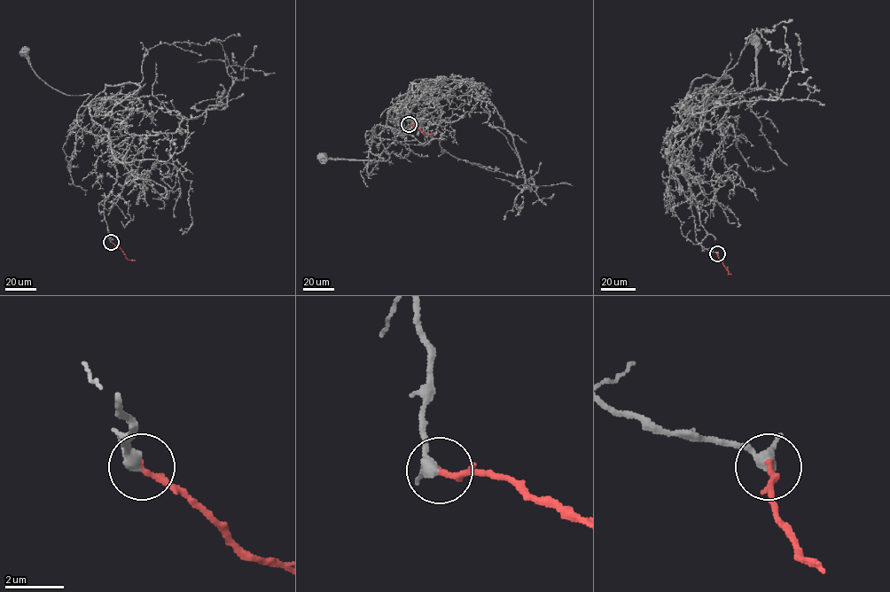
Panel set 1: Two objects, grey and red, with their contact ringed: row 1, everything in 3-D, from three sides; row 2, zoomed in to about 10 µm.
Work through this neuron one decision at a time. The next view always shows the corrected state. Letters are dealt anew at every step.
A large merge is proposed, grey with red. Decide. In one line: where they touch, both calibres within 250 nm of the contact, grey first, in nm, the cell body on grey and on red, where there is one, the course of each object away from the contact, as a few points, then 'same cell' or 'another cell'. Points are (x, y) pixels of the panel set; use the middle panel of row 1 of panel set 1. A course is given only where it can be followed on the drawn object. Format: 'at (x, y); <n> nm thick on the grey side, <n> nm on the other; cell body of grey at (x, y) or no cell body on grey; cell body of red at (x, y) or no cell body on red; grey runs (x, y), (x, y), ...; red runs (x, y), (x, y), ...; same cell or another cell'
at (409, 124); 320 nm thick on the grey side, 220 nm on the other; cell body of grey at (322, 157); no cell body on red; grey runs (409, 124), (402, 104), (414, 100), (411, 84), (406, 105), (387, 113), (379, 136), (387, 159), (322, 156); red runs (409, 124), (433, 136); same cell

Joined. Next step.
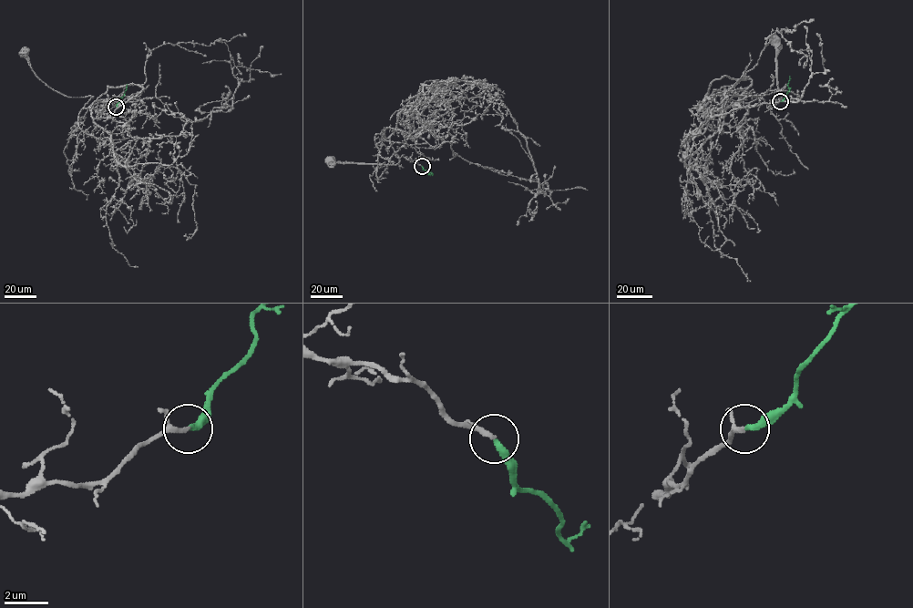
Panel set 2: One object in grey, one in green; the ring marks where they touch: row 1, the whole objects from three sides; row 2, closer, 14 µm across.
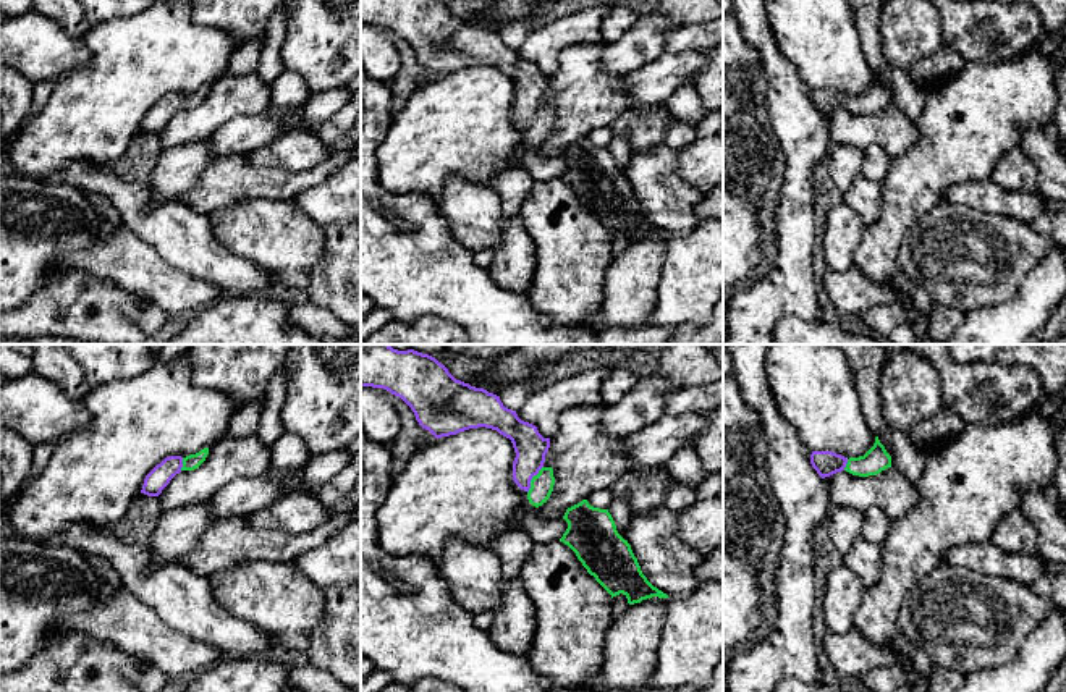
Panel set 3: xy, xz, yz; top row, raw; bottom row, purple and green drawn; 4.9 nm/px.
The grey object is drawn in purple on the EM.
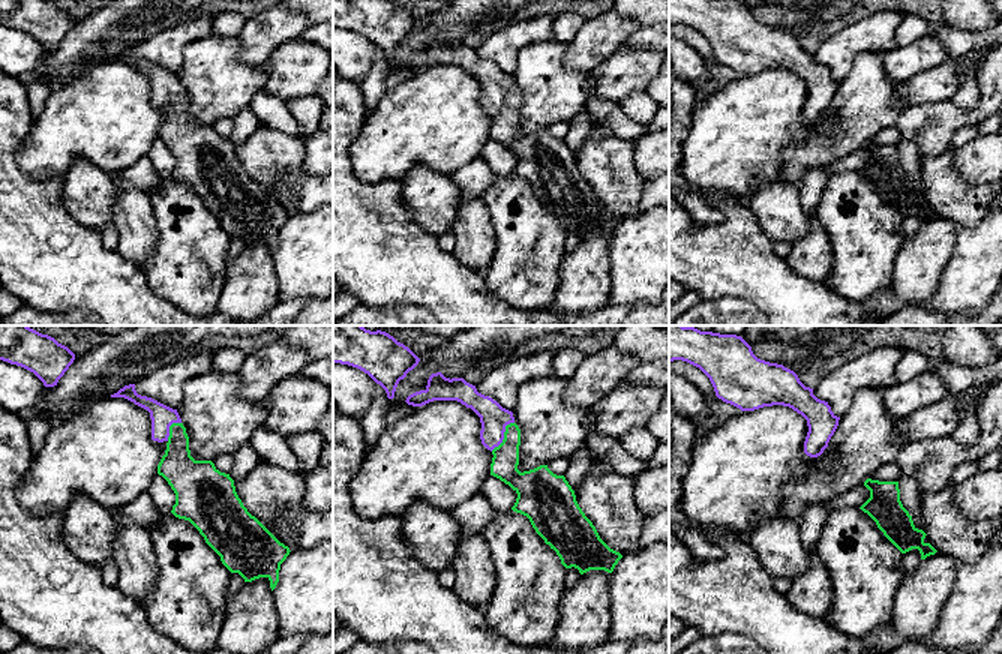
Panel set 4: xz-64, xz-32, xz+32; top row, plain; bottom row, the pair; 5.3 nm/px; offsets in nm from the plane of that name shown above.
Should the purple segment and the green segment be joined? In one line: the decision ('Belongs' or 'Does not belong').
Belongs

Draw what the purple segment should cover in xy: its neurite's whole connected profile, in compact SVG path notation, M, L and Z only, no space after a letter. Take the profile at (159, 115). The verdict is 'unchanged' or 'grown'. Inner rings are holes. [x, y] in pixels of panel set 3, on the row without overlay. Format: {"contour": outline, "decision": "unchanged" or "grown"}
{"contour": "M204 86L199 91L189 92L186 95L165 95L146 113L141 131L147 134L159 134L176 112L180 112L181 108L197 107L205 99L207 92L209 86Z", "decision": "grown"}

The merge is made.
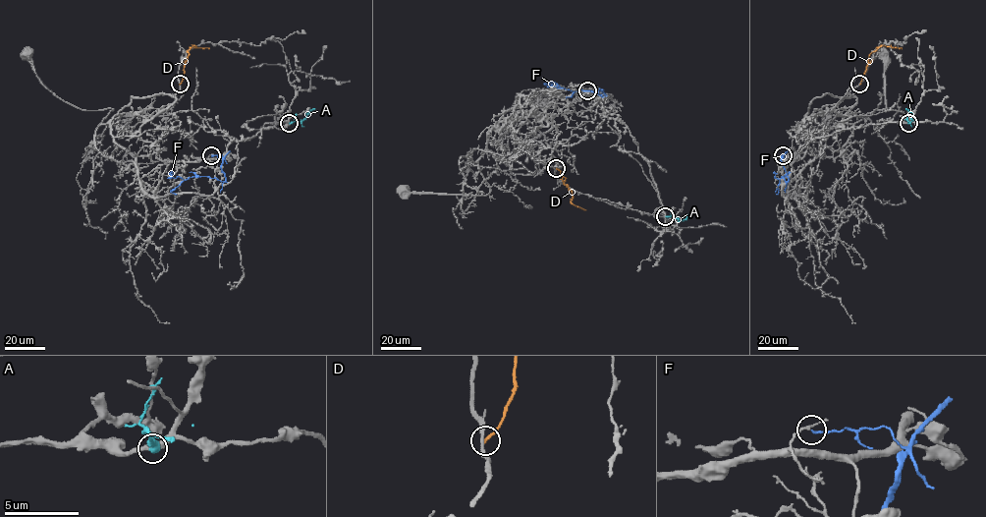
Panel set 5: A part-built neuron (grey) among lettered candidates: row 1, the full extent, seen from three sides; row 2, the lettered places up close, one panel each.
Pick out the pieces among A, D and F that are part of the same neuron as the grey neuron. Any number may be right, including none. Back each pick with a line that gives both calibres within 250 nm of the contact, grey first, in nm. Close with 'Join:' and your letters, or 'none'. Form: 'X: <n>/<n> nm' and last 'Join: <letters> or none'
Join: none

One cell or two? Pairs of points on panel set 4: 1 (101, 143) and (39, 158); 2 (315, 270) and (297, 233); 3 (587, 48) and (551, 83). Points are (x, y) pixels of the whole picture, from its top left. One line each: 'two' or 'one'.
1: one
2: one
3: two

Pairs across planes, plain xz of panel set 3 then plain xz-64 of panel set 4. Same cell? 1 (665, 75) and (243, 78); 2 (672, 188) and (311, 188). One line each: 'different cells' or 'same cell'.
1: different cells
2: different cells

